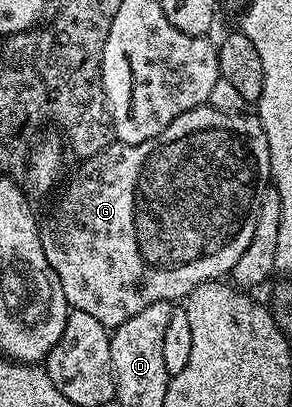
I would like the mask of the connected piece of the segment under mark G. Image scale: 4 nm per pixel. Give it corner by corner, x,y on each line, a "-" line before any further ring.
209,105
199,106
196,110
190,110
181,116
177,116
177,120
173,120
173,124
169,124
169,128
165,128
165,132
161,132
141,144
125,144
124,142
116,140
112,142
109,148
105,148
97,156
86,159
80,166
83,167
76,172
75,179
68,184
67,191
60,196
59,203
51,210
51,215
49,215
47,219
42,219
42,221
39,222
39,239
41,240
41,248
45,248
45,260
49,260
49,268
53,268
57,280
61,280
61,292
65,292
65,300
67,301
68,307
70,307
71,310
89,312
89,316
94,316
102,326
108,328
120,326
125,320
129,320
129,316
137,316
137,312
141,312
141,308
145,308
149,304
157,304
158,302
174,303
176,301
175,298
179,298
179,300
186,299
191,289
197,284
219,280
224,276
230,275
231,269
237,264
237,260
241,260
241,252
245,252
245,248
249,248
249,240
253,240
253,227
257,225
257,212
261,208
261,196
269,188
269,179
271,176
269,140
265,140
265,128
260,124
258,117
251,112
241,114
217,112

